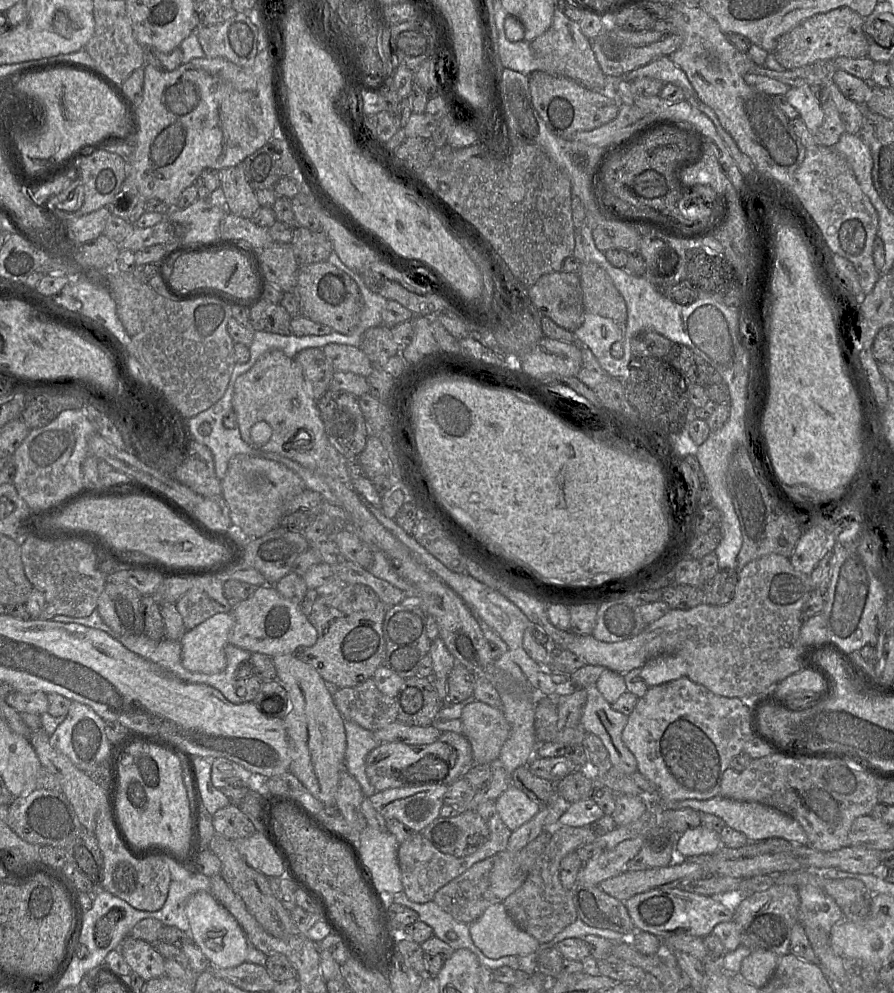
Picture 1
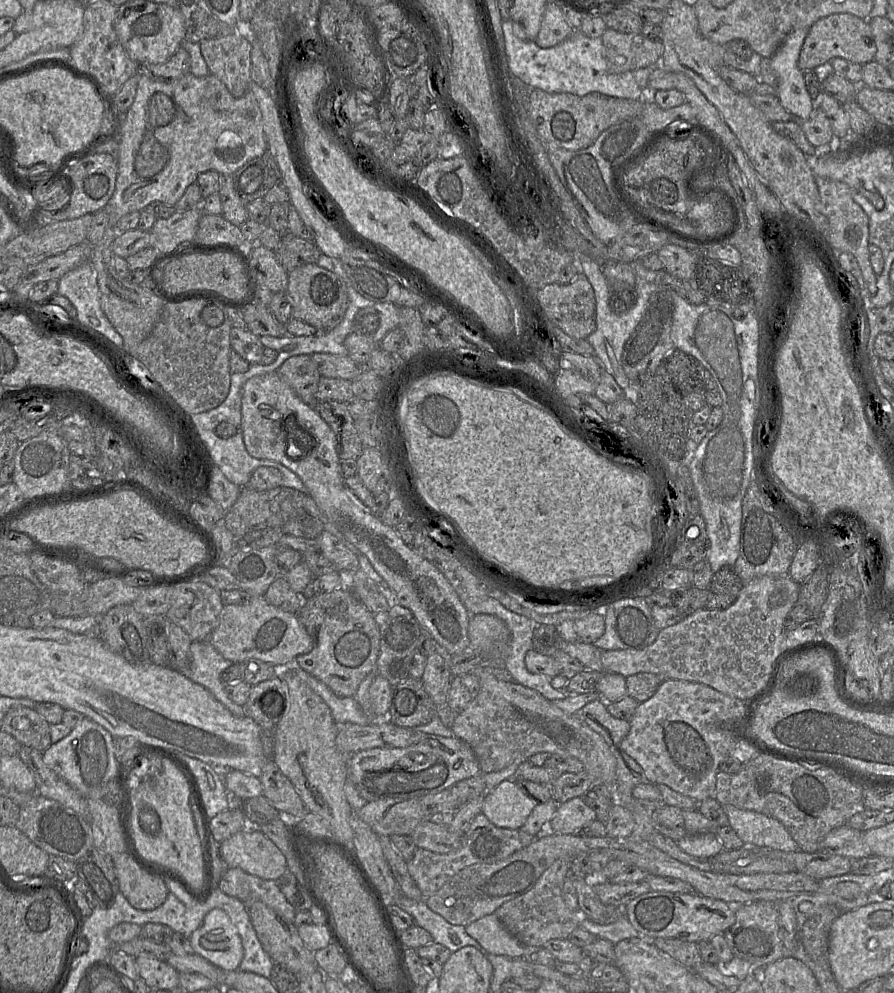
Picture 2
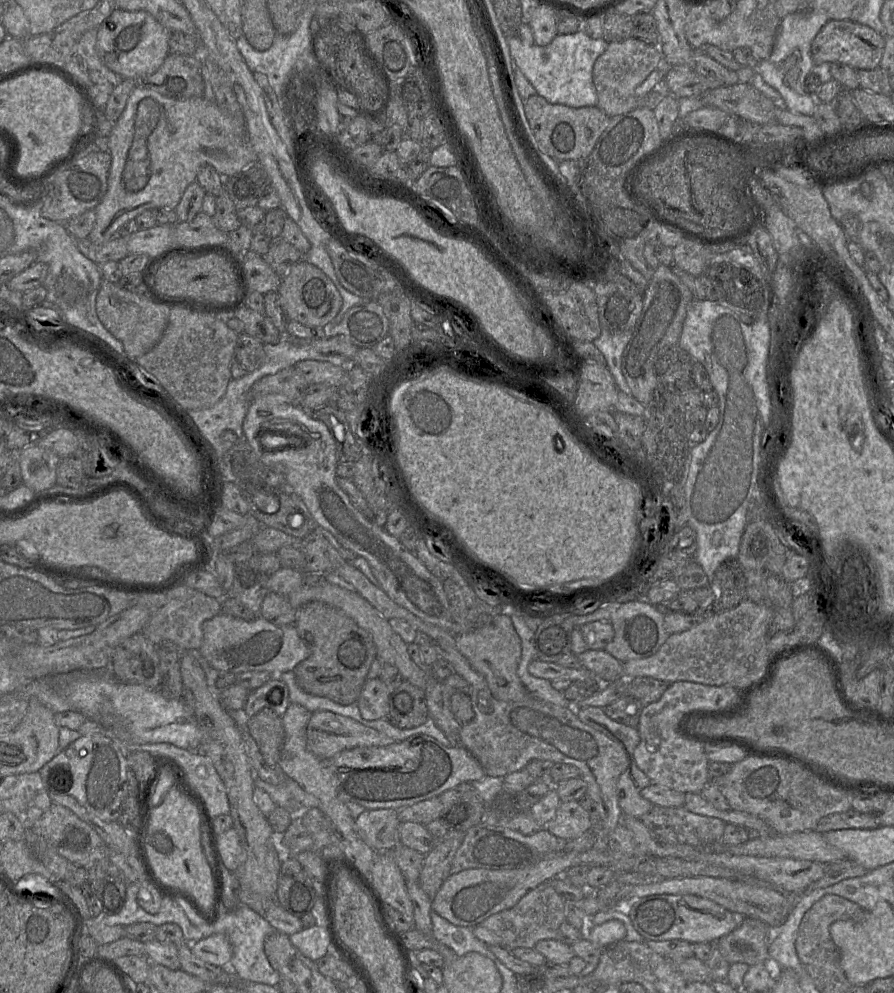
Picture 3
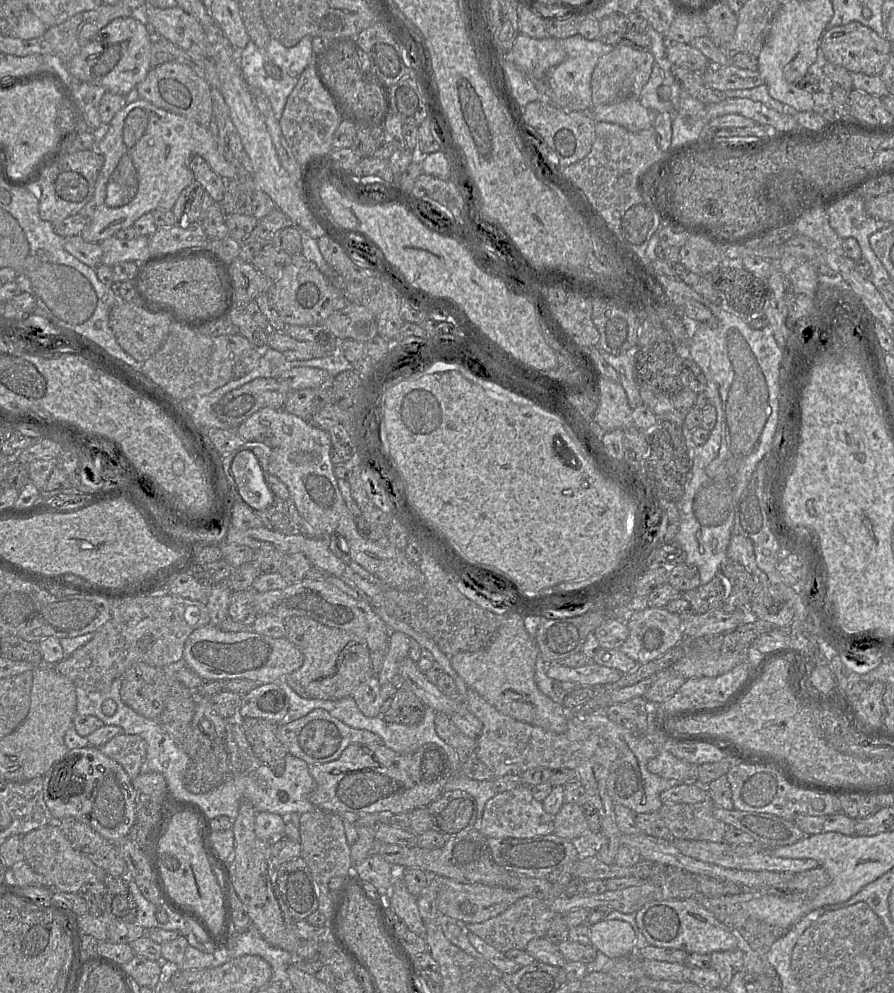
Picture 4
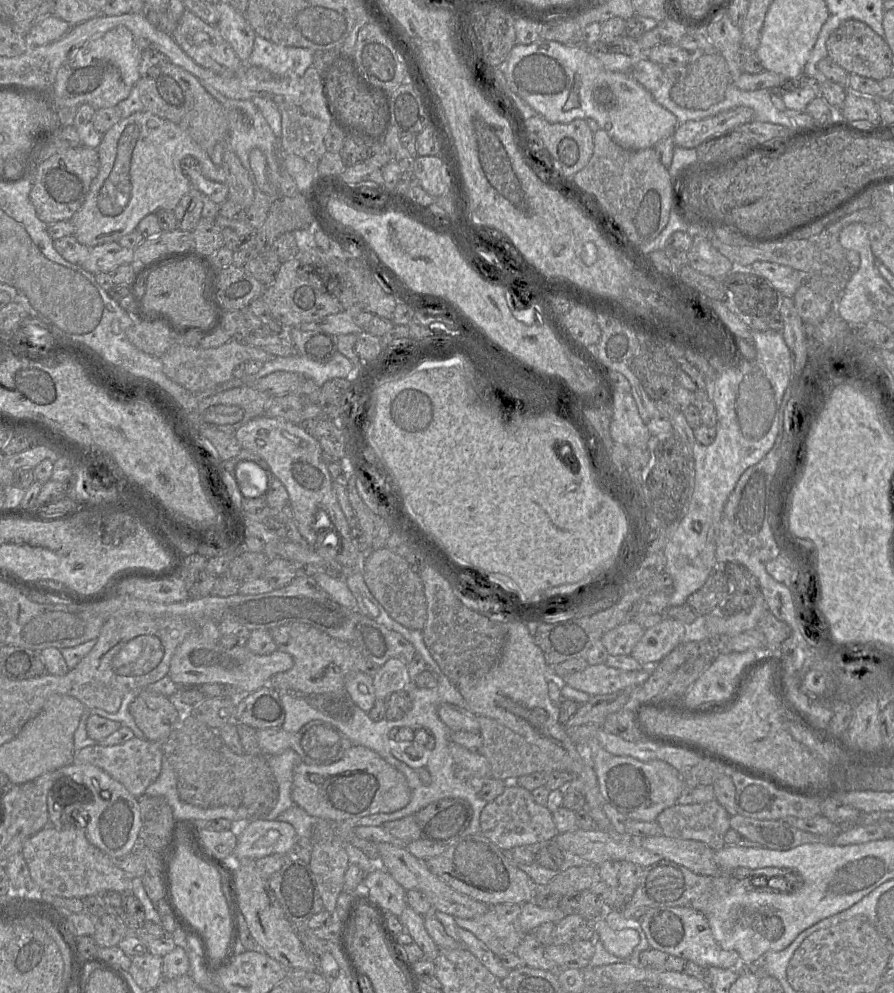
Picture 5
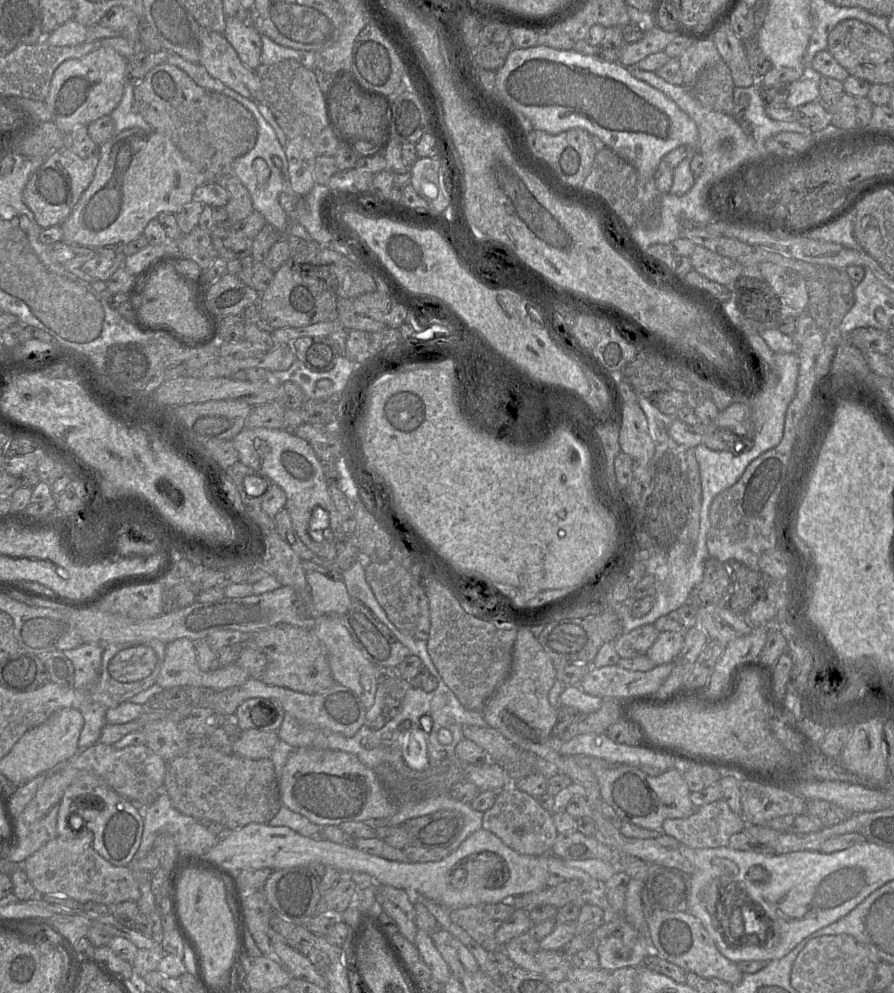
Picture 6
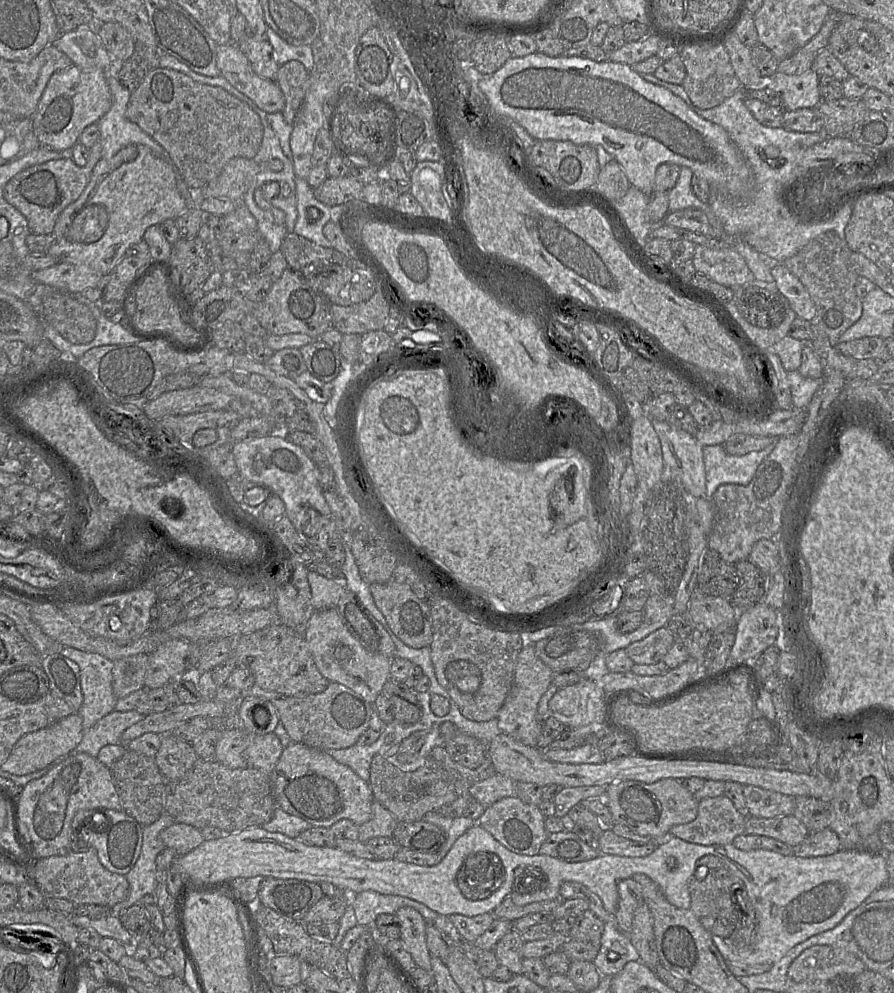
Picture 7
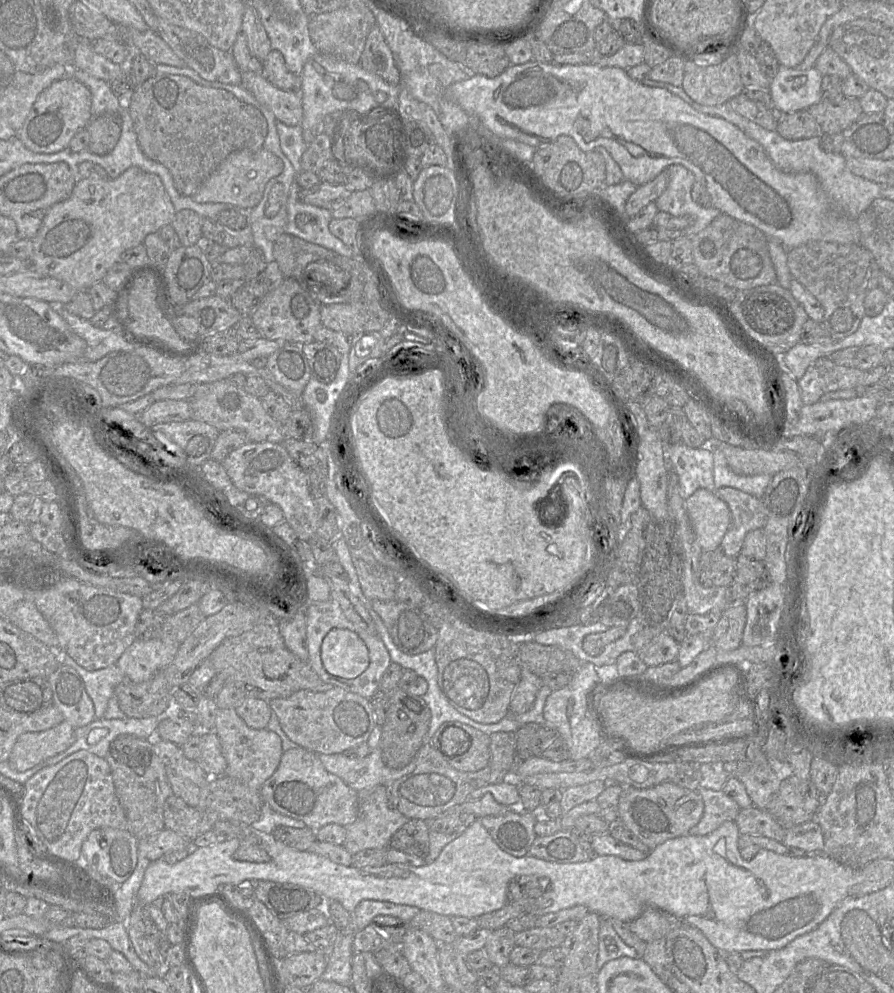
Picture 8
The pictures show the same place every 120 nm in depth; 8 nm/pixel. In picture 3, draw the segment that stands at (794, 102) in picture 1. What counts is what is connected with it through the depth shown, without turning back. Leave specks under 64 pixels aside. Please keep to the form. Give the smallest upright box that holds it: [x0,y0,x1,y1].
[756,12,828,116]

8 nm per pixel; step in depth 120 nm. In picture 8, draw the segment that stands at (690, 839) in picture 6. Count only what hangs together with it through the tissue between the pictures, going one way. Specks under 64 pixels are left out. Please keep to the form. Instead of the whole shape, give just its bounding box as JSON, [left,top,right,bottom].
[687,787,740,836]

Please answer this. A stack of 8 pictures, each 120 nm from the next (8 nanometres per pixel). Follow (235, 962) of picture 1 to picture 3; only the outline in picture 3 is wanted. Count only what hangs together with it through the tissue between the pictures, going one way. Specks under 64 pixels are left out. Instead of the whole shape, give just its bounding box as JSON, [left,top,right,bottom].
[190,933,232,967]

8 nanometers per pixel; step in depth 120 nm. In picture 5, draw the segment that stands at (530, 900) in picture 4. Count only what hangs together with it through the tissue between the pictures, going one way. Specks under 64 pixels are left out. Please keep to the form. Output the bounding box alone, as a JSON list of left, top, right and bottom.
[455,904,527,956]

